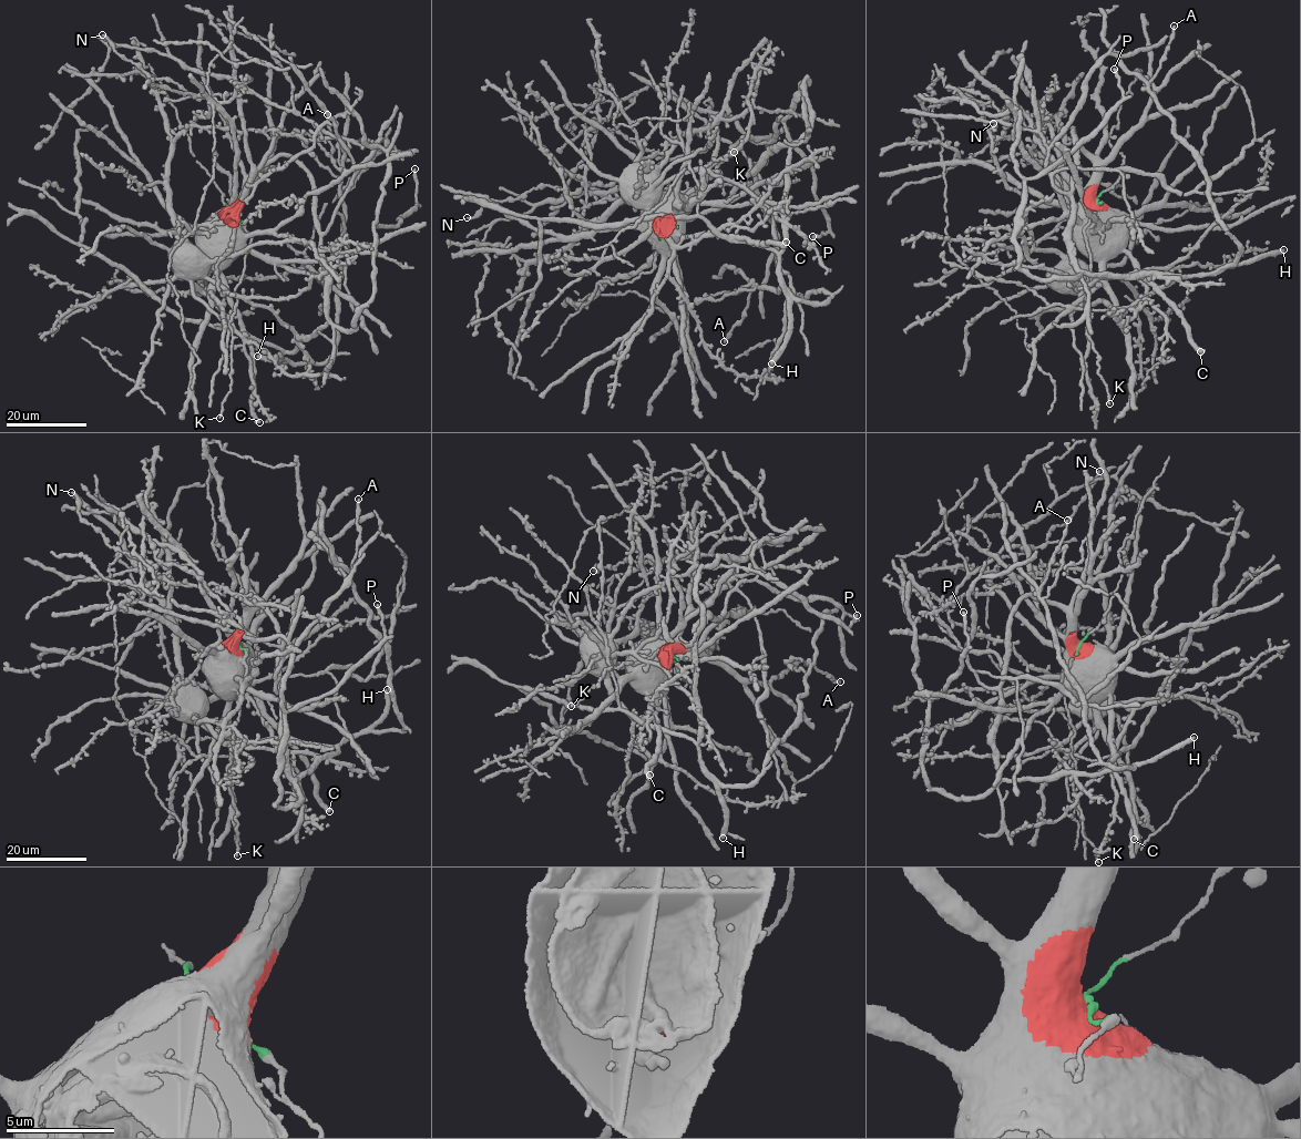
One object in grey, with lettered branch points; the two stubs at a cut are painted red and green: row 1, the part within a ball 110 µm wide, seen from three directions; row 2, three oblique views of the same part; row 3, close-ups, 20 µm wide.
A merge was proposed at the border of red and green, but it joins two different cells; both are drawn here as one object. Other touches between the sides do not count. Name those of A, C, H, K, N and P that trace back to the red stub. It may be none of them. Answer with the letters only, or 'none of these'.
A, C, H, N, P

